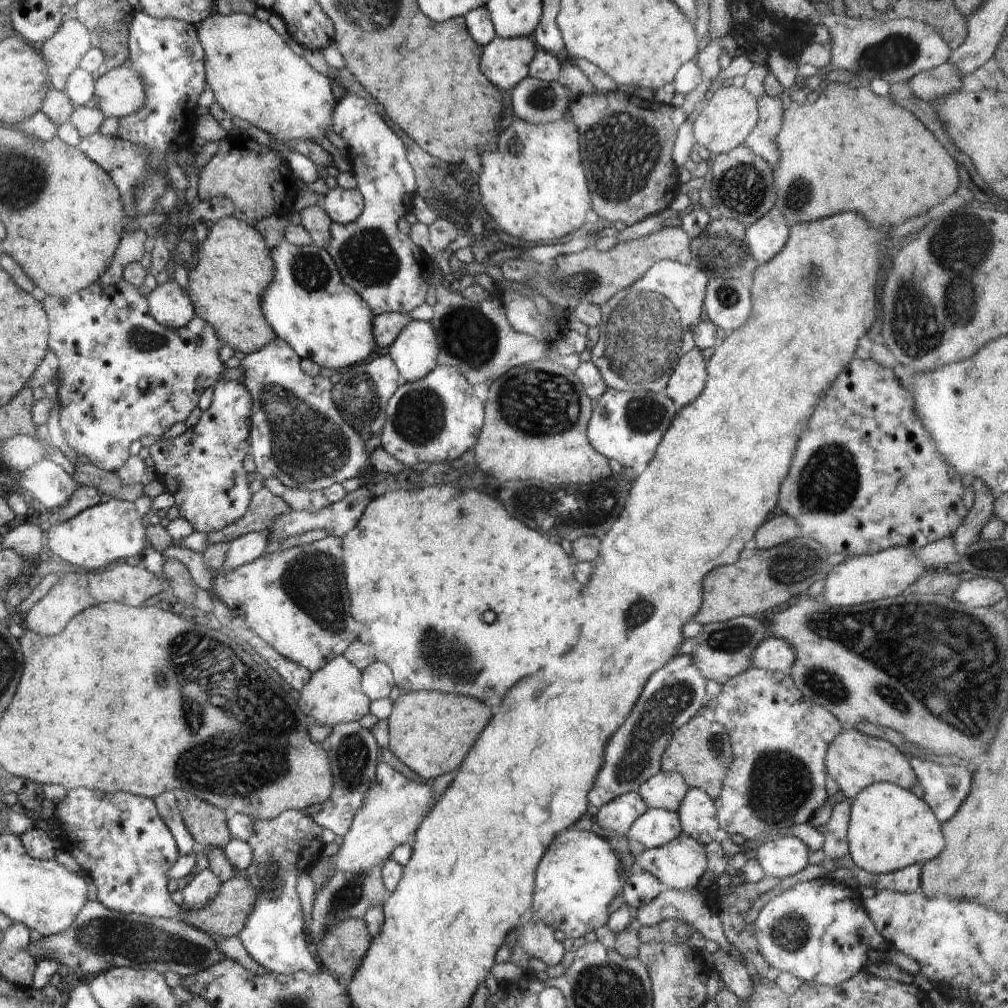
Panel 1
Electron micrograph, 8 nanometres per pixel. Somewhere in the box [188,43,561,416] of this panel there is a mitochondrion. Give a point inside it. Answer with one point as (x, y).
(468, 335)

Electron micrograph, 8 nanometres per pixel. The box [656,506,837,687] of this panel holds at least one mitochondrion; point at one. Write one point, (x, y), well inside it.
(794, 564)

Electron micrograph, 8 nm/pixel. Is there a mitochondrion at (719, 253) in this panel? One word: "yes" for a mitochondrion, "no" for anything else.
yes

